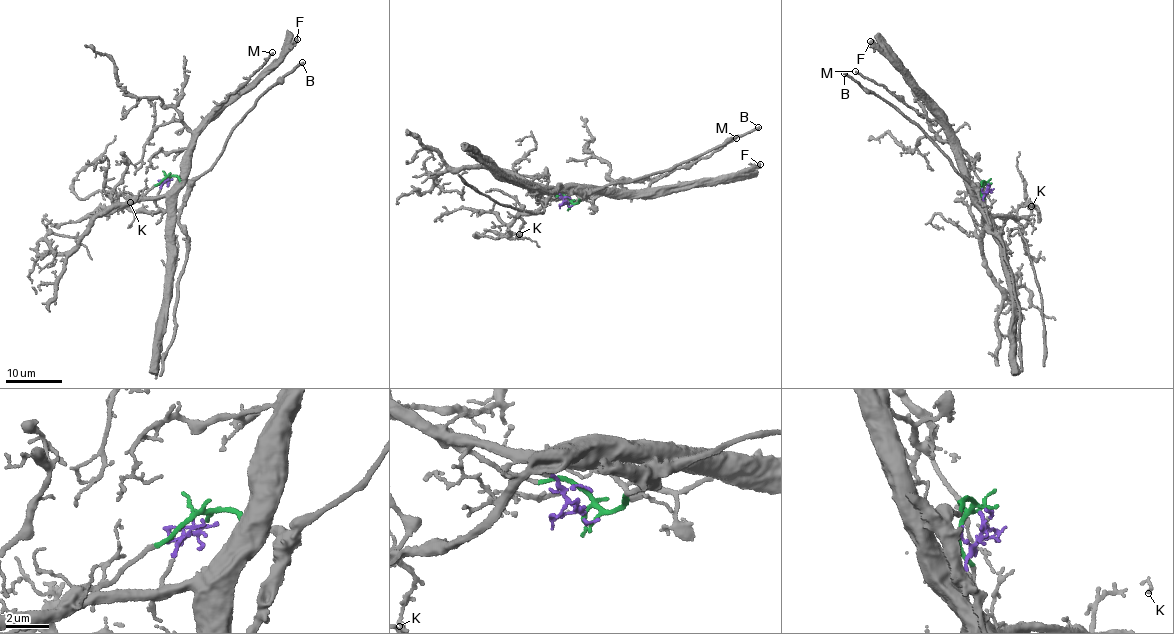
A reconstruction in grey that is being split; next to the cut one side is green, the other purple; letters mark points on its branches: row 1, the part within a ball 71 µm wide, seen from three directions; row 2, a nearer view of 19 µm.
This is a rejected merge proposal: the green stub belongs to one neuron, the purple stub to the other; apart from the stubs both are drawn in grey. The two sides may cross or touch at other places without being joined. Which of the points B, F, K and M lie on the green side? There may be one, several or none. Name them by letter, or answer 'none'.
B

